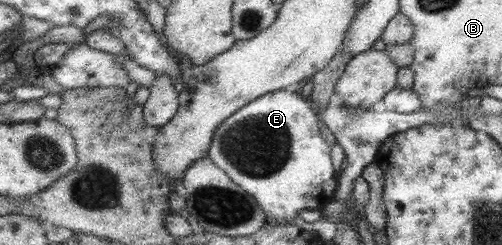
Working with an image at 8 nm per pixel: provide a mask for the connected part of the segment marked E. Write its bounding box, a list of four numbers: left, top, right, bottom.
[208,89,336,221]

